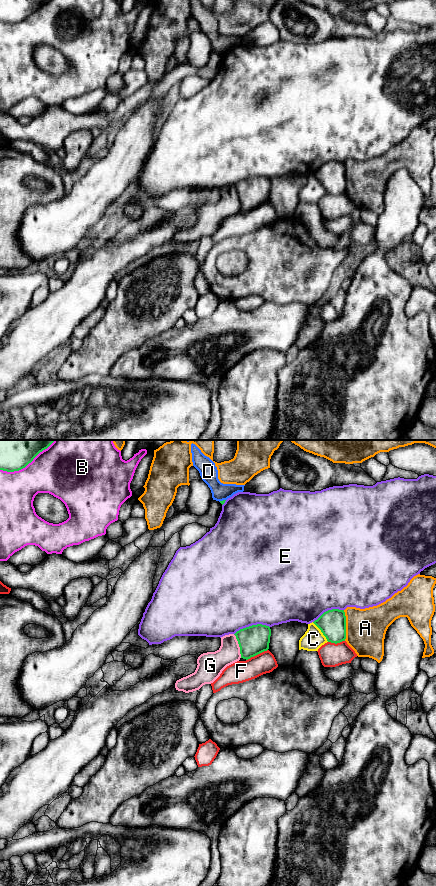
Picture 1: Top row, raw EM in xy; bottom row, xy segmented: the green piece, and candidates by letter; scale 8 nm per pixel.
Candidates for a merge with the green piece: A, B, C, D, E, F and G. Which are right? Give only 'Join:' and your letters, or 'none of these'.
Join: none of these

